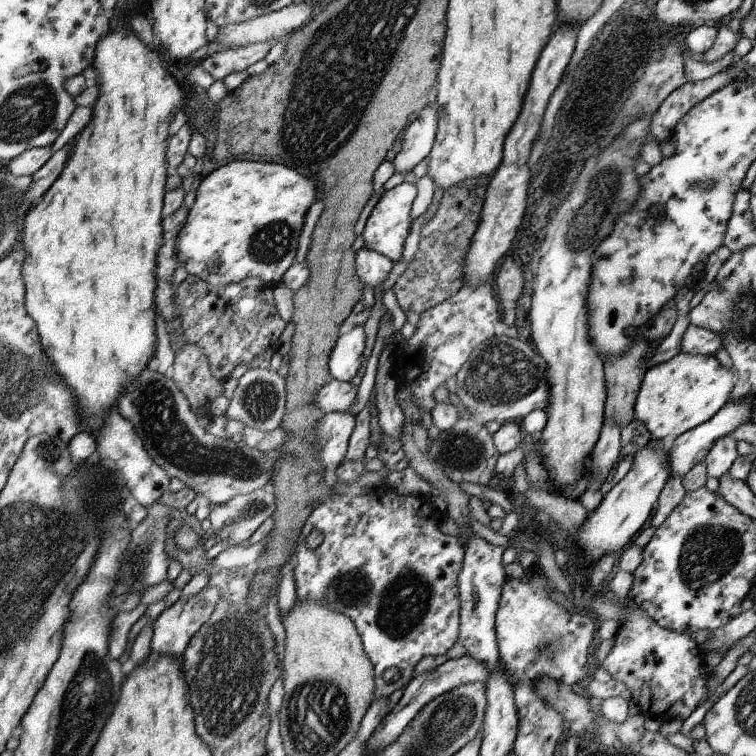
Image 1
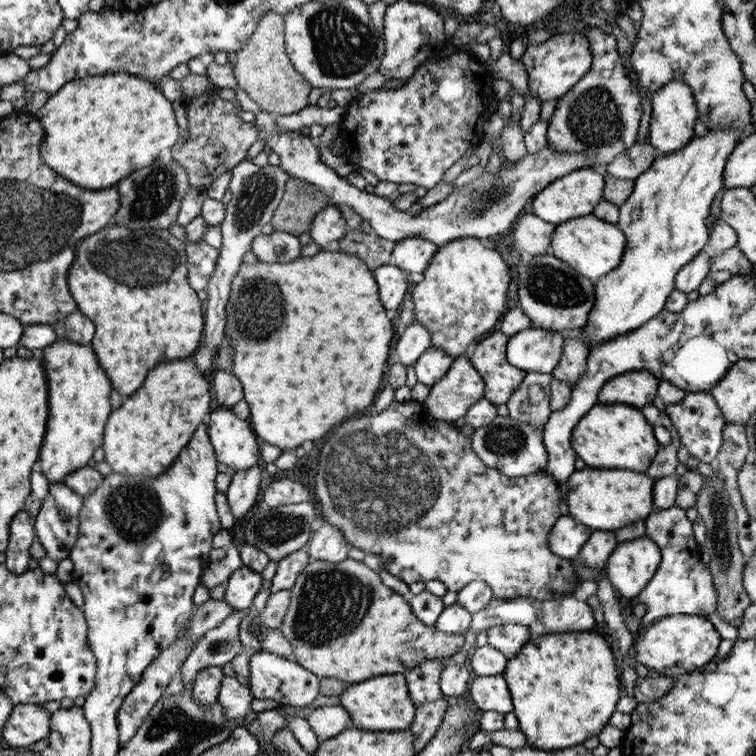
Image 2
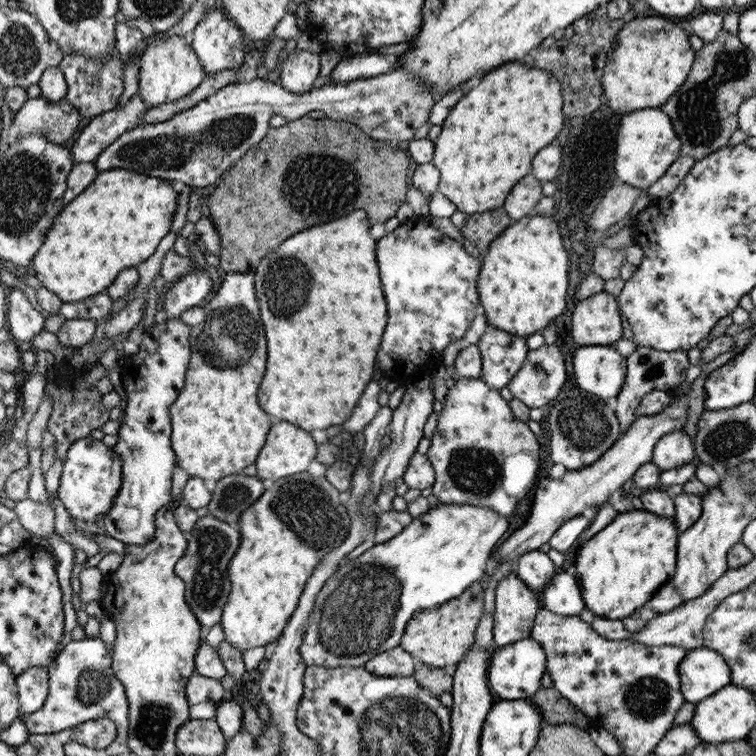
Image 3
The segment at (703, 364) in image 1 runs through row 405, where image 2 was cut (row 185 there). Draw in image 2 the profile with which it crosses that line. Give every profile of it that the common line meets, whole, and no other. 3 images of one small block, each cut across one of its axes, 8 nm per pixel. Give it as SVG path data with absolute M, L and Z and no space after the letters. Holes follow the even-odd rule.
M735 128L709 130L706 136L695 136L688 145L684 145L677 152L657 155L654 163L638 176L632 195L619 206L617 224L626 237L626 249L622 261L612 269L612 272L594 281L594 306L588 314L586 326L582 326L587 333L584 344L588 348L640 328L664 310L670 293L675 289L674 283L679 270L694 260L709 243L710 232L706 218L711 216L710 208L714 197L720 190L726 188L724 166L739 142L739 132ZM636 208L640 208L640 218L634 220L632 210Z

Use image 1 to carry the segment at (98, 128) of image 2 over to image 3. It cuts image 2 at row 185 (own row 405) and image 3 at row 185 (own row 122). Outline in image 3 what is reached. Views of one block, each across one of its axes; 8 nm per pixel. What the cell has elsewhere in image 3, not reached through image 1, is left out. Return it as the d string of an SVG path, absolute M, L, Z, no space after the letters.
M122 168L103 171L82 194L62 209L45 244L42 244L41 251L33 260L30 272L63 303L84 300L101 293L114 282L121 270L136 267L154 254L160 240L170 232L170 224L173 224L177 208L180 207L178 202L180 194L176 194L162 178L150 178Z

